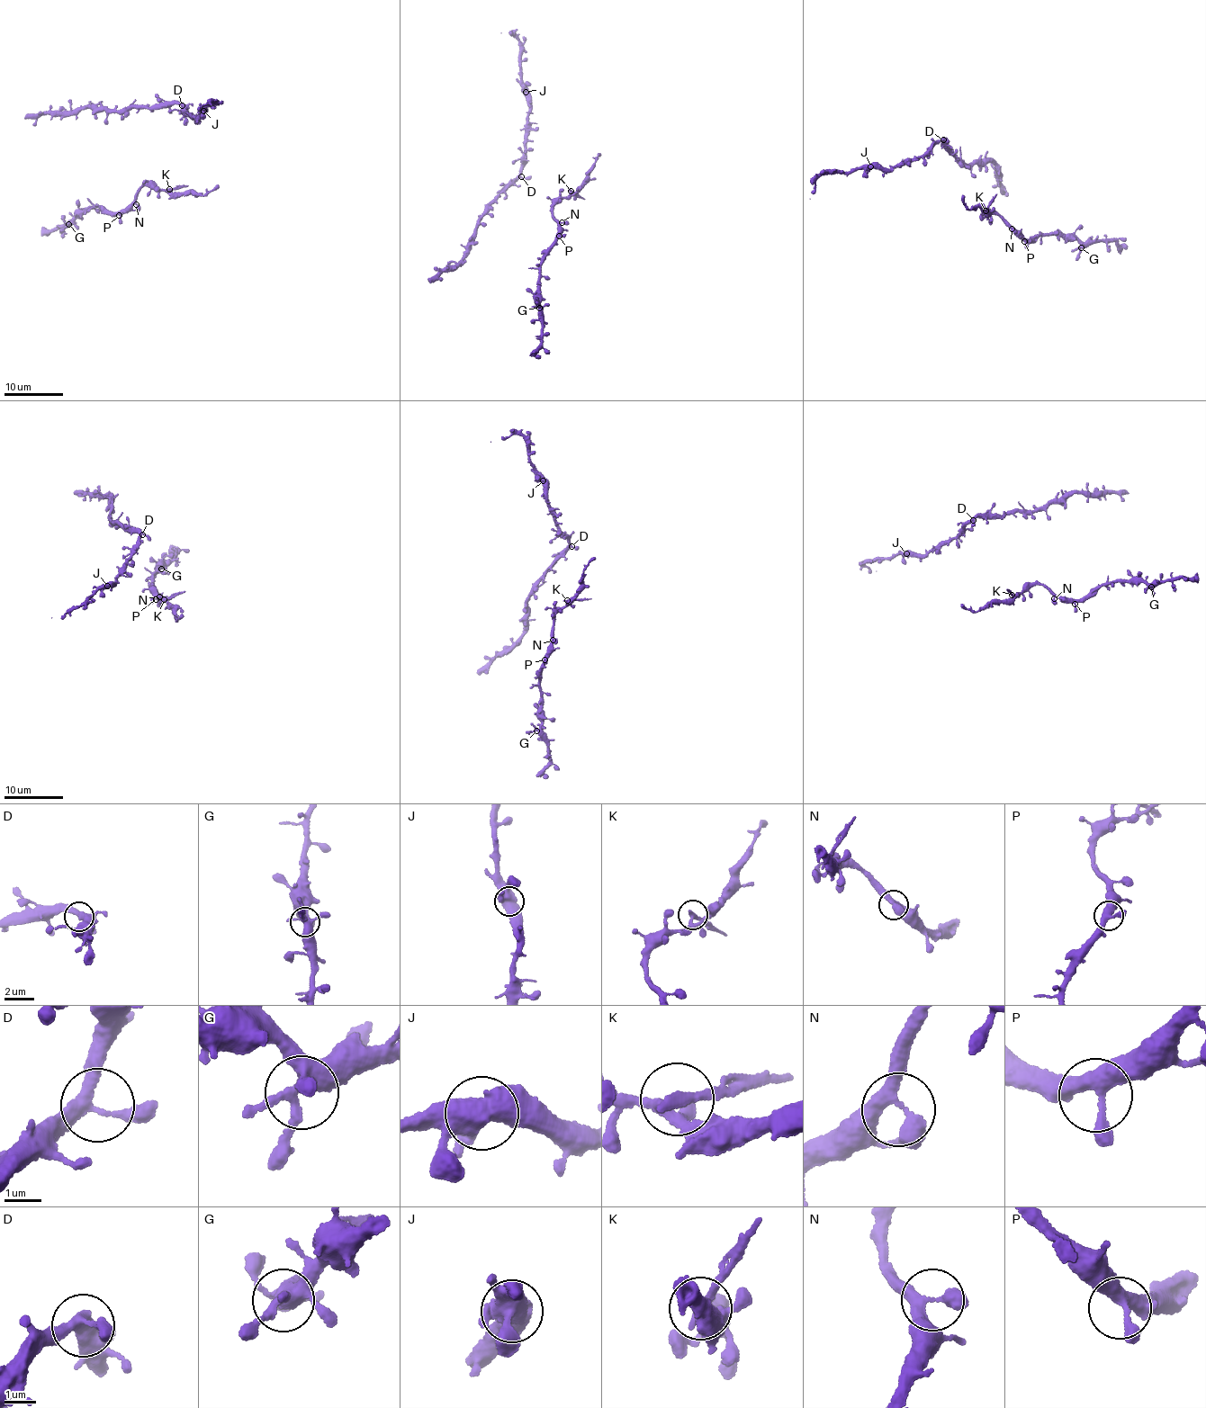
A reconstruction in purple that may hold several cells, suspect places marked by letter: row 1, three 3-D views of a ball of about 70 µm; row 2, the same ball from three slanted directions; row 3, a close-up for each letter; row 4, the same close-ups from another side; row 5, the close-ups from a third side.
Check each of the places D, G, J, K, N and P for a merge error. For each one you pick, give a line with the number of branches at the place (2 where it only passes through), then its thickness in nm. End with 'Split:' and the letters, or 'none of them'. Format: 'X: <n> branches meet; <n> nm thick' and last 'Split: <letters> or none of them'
K: 3 branches meet; 240 nm thick
Split: K

